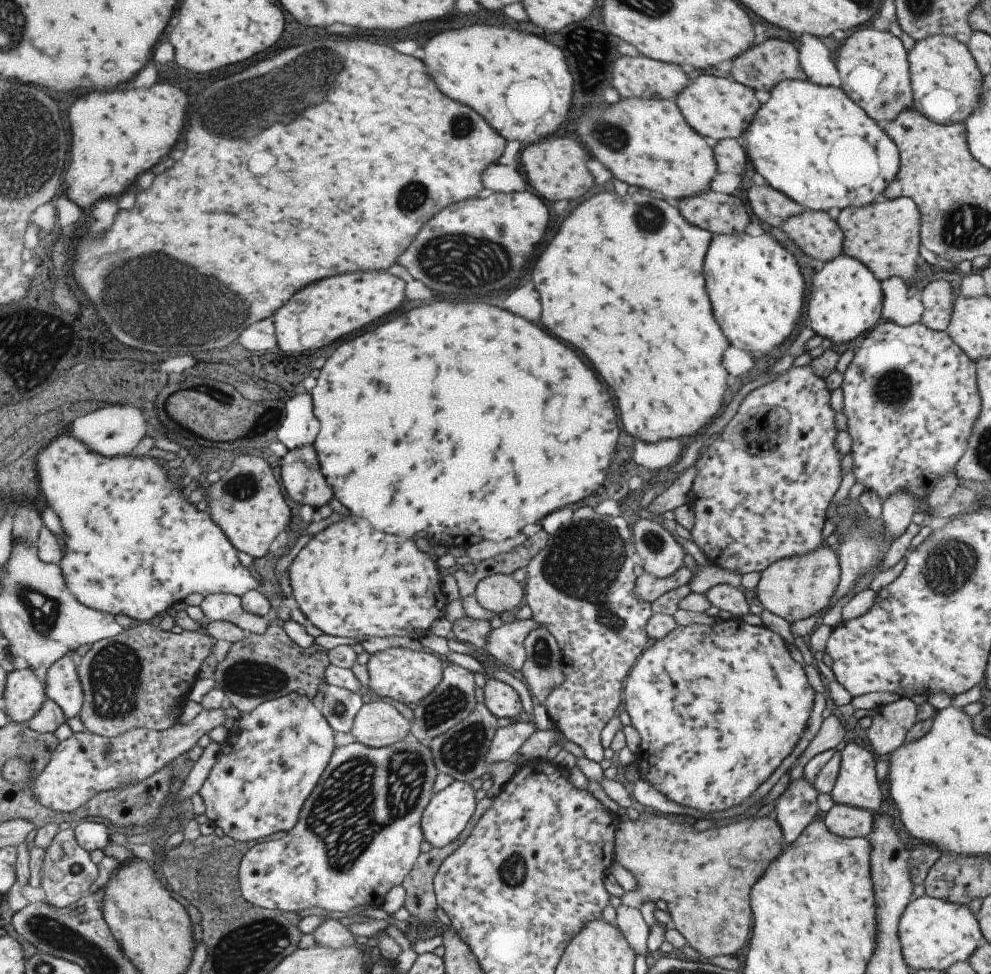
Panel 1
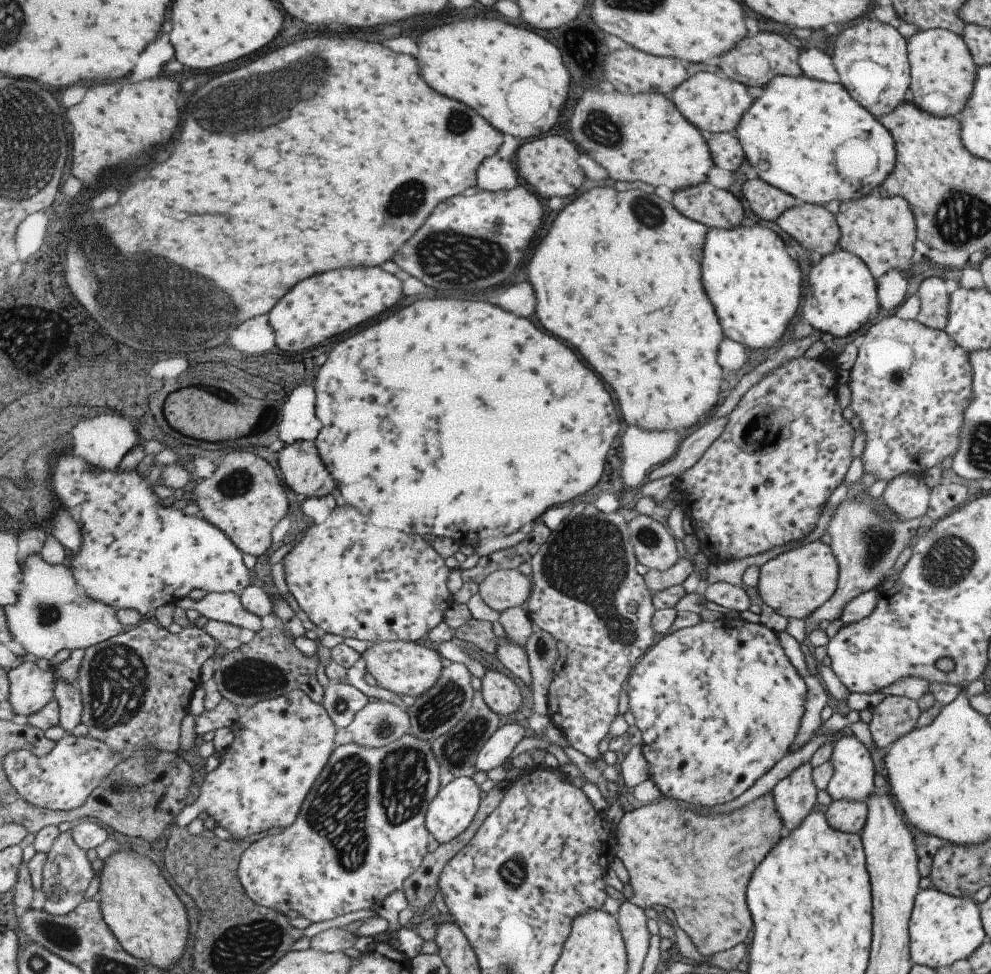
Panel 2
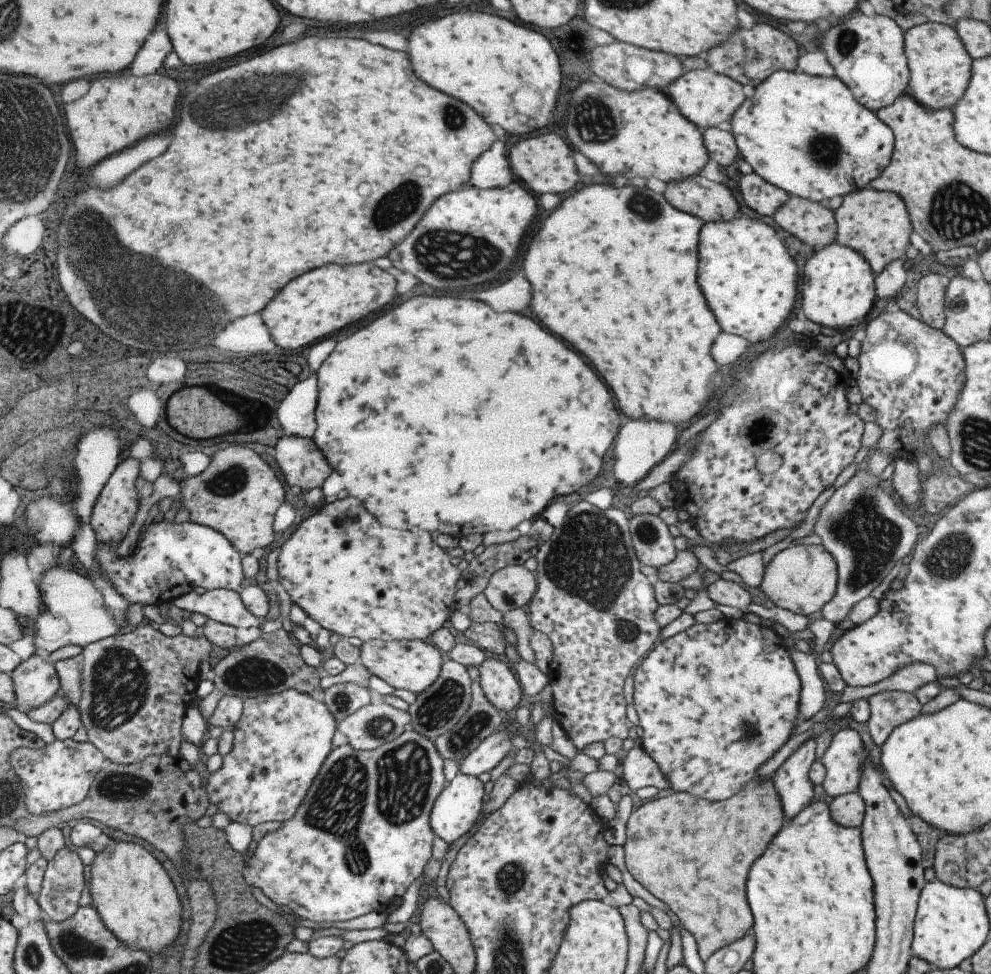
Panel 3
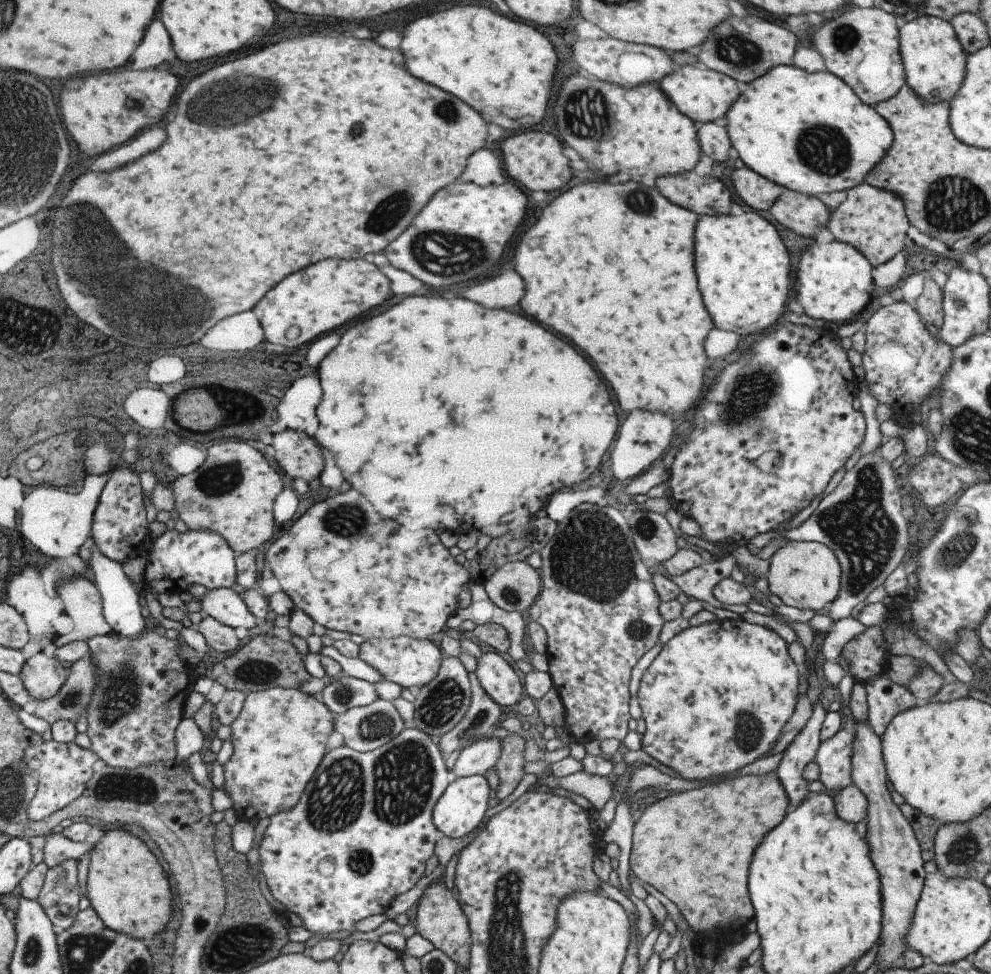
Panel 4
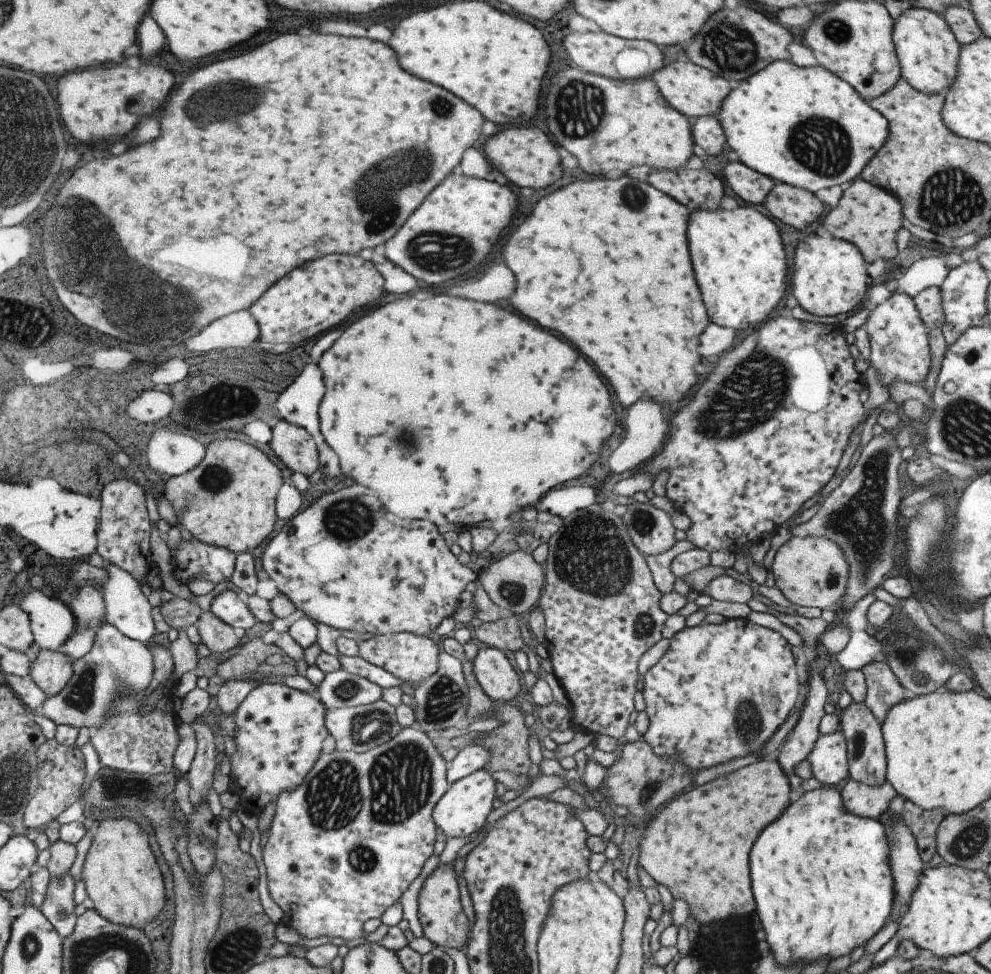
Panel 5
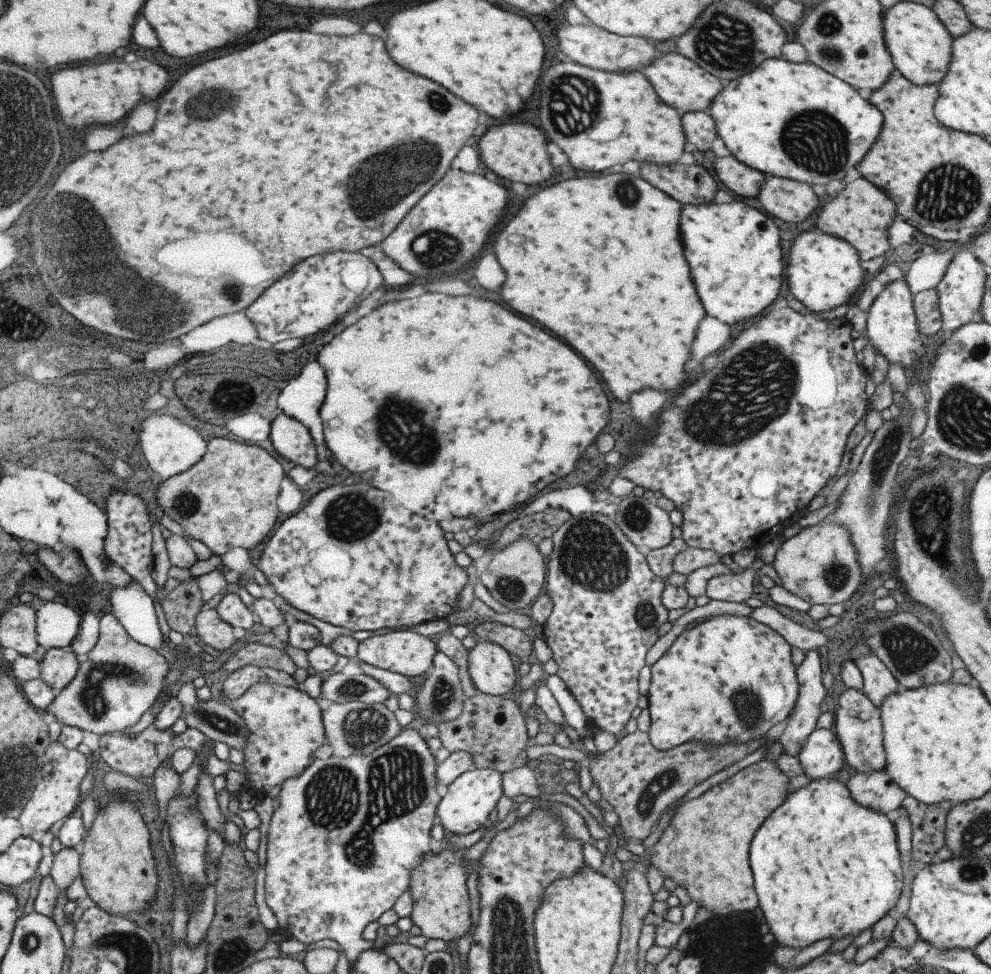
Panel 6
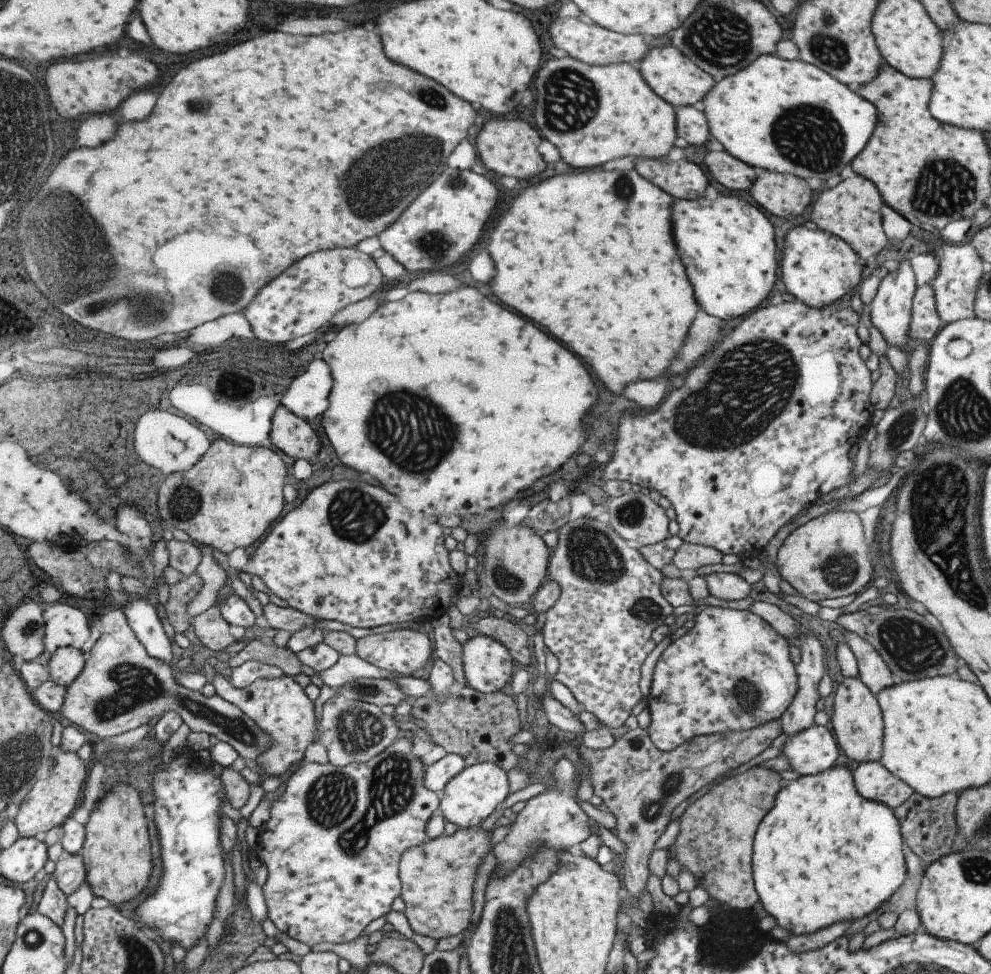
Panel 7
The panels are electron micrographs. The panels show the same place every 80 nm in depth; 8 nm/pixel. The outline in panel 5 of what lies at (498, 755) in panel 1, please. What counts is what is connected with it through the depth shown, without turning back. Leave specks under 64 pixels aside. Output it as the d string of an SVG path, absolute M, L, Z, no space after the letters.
M481 743L469 745L460 750L457 758L448 764L448 779L452 785L454 782L486 769L490 761L490 750Z

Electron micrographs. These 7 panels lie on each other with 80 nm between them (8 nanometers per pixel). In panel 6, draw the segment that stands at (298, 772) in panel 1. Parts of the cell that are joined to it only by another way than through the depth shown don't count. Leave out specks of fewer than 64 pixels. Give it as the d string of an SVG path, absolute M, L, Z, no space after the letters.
M261 682L254 684L241 698L229 699L223 692L221 700L238 712L248 726L241 770L253 785L257 797L283 786L285 781L301 776L315 760L313 754L328 742L324 725L324 703L297 687Z

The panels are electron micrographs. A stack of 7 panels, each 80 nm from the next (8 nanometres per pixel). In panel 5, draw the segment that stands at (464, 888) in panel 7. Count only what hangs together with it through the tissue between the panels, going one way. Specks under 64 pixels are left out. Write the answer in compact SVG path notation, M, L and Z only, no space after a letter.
M447 864L433 870L423 883L417 902L423 936L441 948L457 948L466 952L472 936L472 925L463 910L459 880L455 876L453 866Z

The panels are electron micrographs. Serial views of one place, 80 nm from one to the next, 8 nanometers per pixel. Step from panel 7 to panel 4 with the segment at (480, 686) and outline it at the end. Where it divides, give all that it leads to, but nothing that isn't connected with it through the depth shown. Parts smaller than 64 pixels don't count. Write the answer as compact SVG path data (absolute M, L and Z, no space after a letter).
M484 653L477 661L476 673L489 698L497 706L511 706L522 696L524 688L521 688L519 678L499 653Z

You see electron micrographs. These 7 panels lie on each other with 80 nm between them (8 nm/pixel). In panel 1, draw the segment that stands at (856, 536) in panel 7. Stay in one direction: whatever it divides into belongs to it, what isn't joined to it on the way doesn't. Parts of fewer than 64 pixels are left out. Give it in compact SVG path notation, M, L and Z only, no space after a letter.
M823 544L816 551L802 557L789 557L771 563L760 572L755 593L761 607L779 616L783 623L809 618L828 606L840 579L835 550Z

